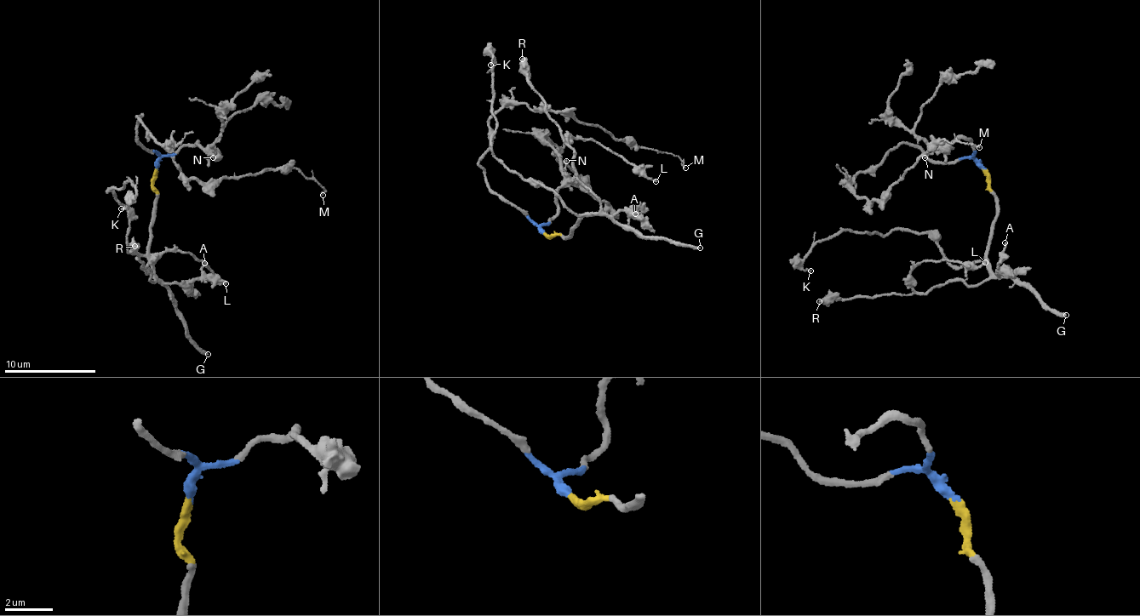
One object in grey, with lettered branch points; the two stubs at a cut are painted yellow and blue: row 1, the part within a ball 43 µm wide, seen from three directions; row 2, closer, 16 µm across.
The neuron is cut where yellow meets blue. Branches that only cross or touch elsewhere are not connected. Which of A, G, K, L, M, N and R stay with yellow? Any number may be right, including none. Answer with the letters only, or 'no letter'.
A, G, K, L, R

